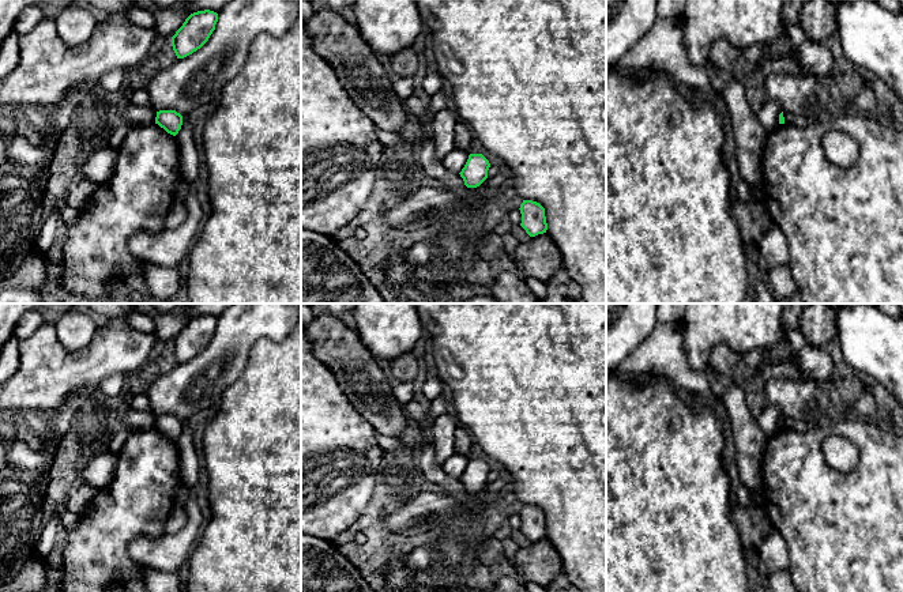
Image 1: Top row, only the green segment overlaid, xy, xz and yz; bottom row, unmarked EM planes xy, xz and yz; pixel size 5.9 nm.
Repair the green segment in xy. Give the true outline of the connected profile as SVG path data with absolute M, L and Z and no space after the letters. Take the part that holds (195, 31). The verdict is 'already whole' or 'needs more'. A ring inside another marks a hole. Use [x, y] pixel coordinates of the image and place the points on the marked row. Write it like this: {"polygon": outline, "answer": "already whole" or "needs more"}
{"polygon": "M210 10L191 14L172 37L177 59L184 59L200 49L215 30L218 14Z", "answer": "already whole"}

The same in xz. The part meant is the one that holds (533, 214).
{"polygon": "M523 200L520 204L522 223L530 237L543 234L548 230L545 208L533 200Z", "answer": "already whole"}

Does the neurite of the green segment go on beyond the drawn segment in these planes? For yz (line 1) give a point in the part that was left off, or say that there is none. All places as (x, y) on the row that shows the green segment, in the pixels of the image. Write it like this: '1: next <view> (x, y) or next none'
1: next none

